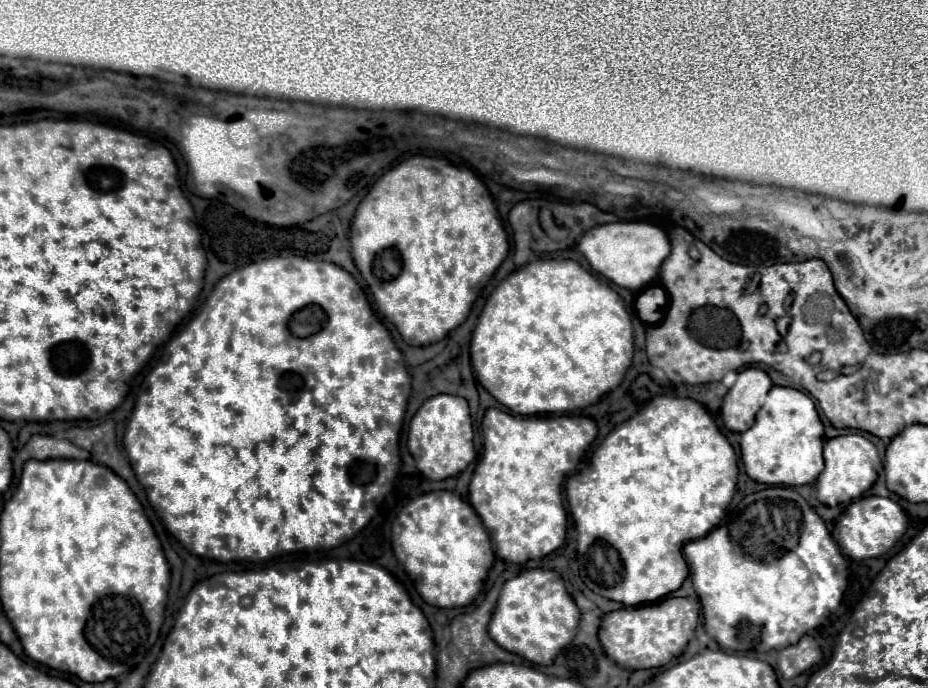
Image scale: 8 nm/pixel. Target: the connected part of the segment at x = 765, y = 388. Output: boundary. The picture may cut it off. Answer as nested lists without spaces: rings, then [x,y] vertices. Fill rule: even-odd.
[[[745,368],[739,372],[737,382],[727,392],[721,406],[725,426],[733,432],[745,432],[751,428],[771,386],[771,378],[759,368]]]

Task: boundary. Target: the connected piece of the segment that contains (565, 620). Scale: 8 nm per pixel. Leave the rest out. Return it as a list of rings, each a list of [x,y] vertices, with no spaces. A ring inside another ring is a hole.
[[[533,568],[505,582],[493,618],[489,622],[489,636],[505,650],[533,662],[549,666],[557,652],[565,648],[577,630],[579,608],[565,590],[561,576],[553,570]]]

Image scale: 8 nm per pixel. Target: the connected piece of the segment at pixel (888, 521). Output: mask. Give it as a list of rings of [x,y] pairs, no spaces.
[[[867,496],[849,504],[849,508],[837,520],[835,528],[837,528],[835,542],[839,544],[841,552],[853,560],[865,560],[865,558],[875,558],[885,554],[905,534],[907,514],[891,498]]]

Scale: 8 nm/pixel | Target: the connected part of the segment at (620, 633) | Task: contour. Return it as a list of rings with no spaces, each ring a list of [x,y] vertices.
[[[665,598],[655,604],[639,608],[621,608],[603,616],[599,628],[599,640],[605,654],[615,660],[621,668],[657,668],[669,664],[675,656],[681,656],[683,648],[695,634],[699,620],[699,600],[693,598]]]

